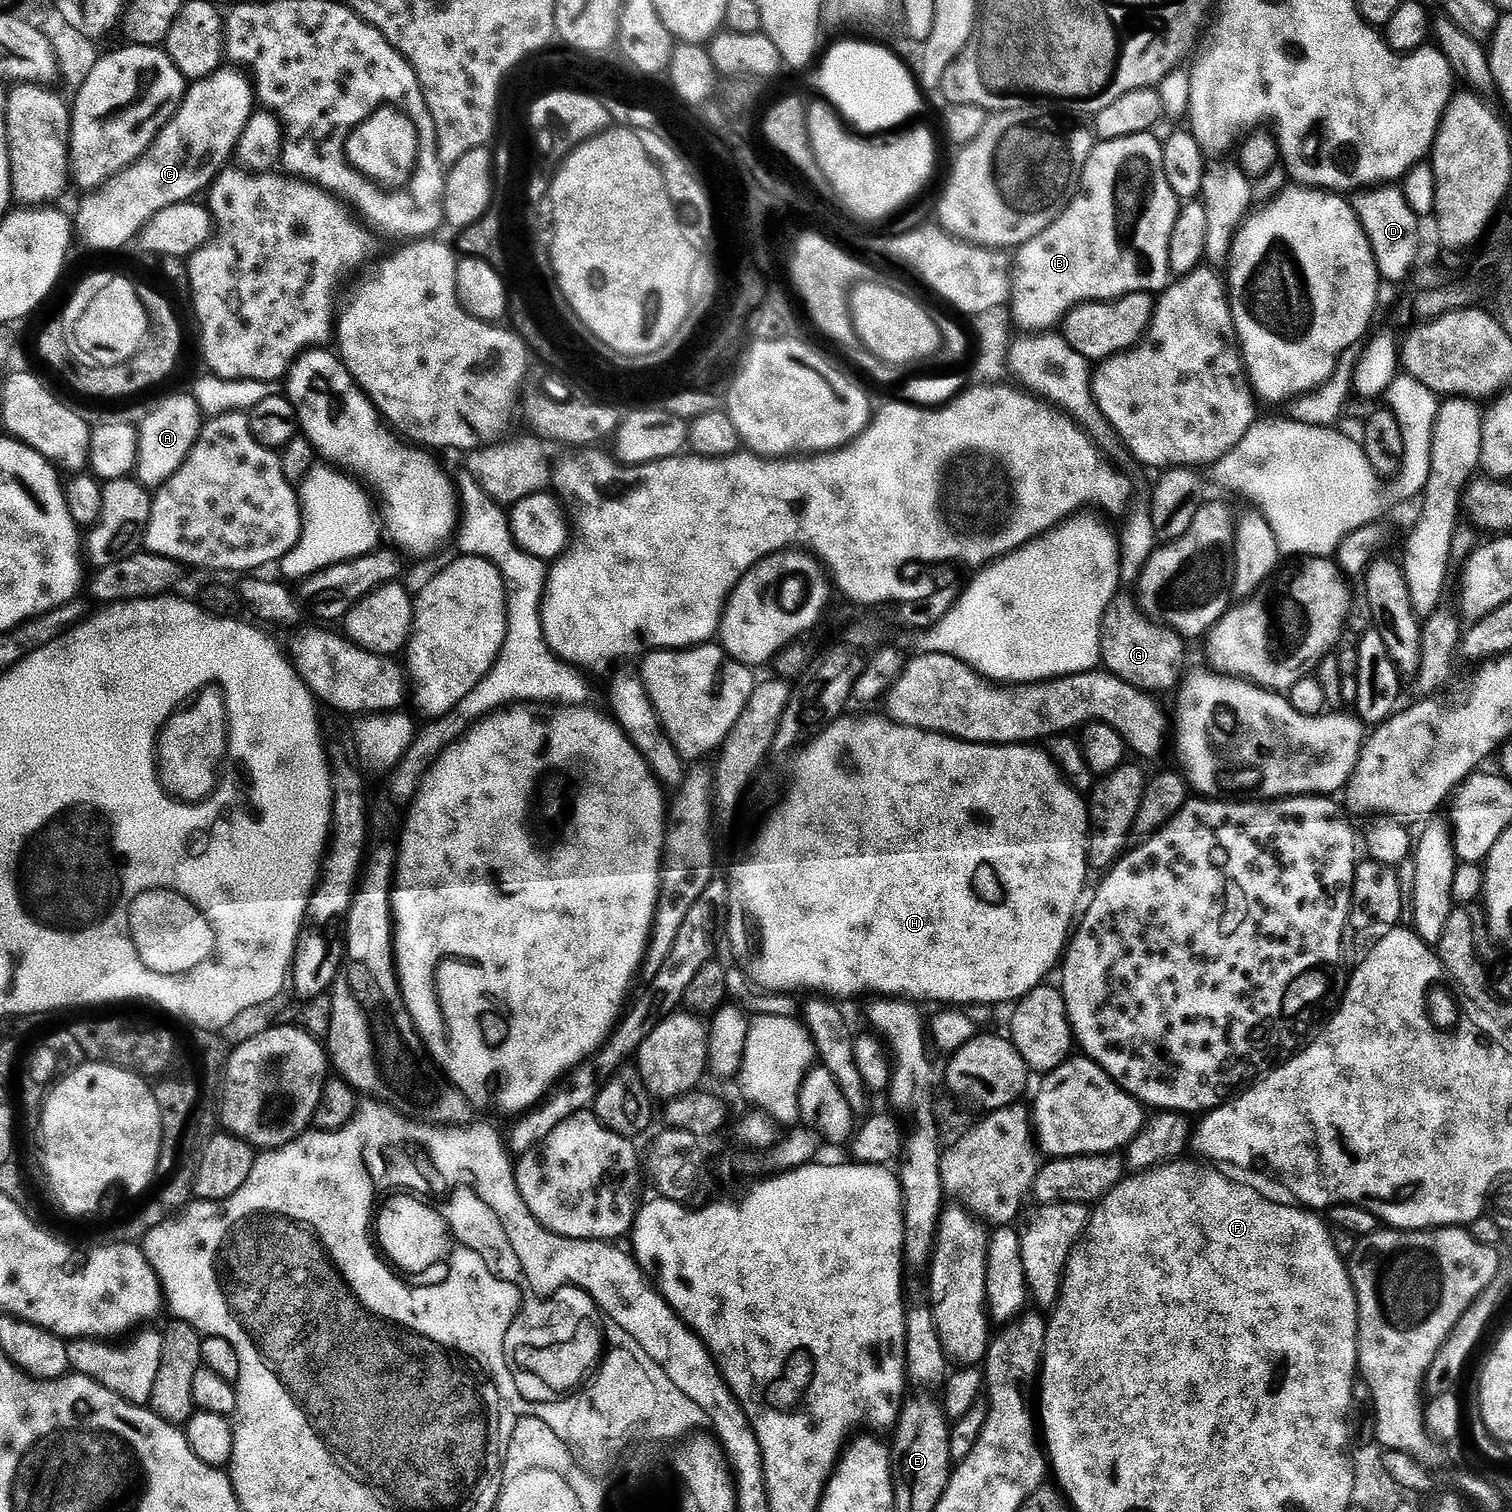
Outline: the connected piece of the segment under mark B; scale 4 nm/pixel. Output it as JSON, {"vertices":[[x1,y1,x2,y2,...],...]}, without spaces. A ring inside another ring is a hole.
{"vertices":[[1139,132,1133,136,1100,140,1092,149,1078,184,1082,191,1069,203,1068,209,1051,226,1042,230,1042,234,1015,249,1014,263,1010,268,1010,320,1016,328,1021,328,1021,333,1047,333,1079,304,1118,300,1135,292,1159,294,1173,279,1170,240,1182,202,1166,176,1161,137,1152,132]]}

